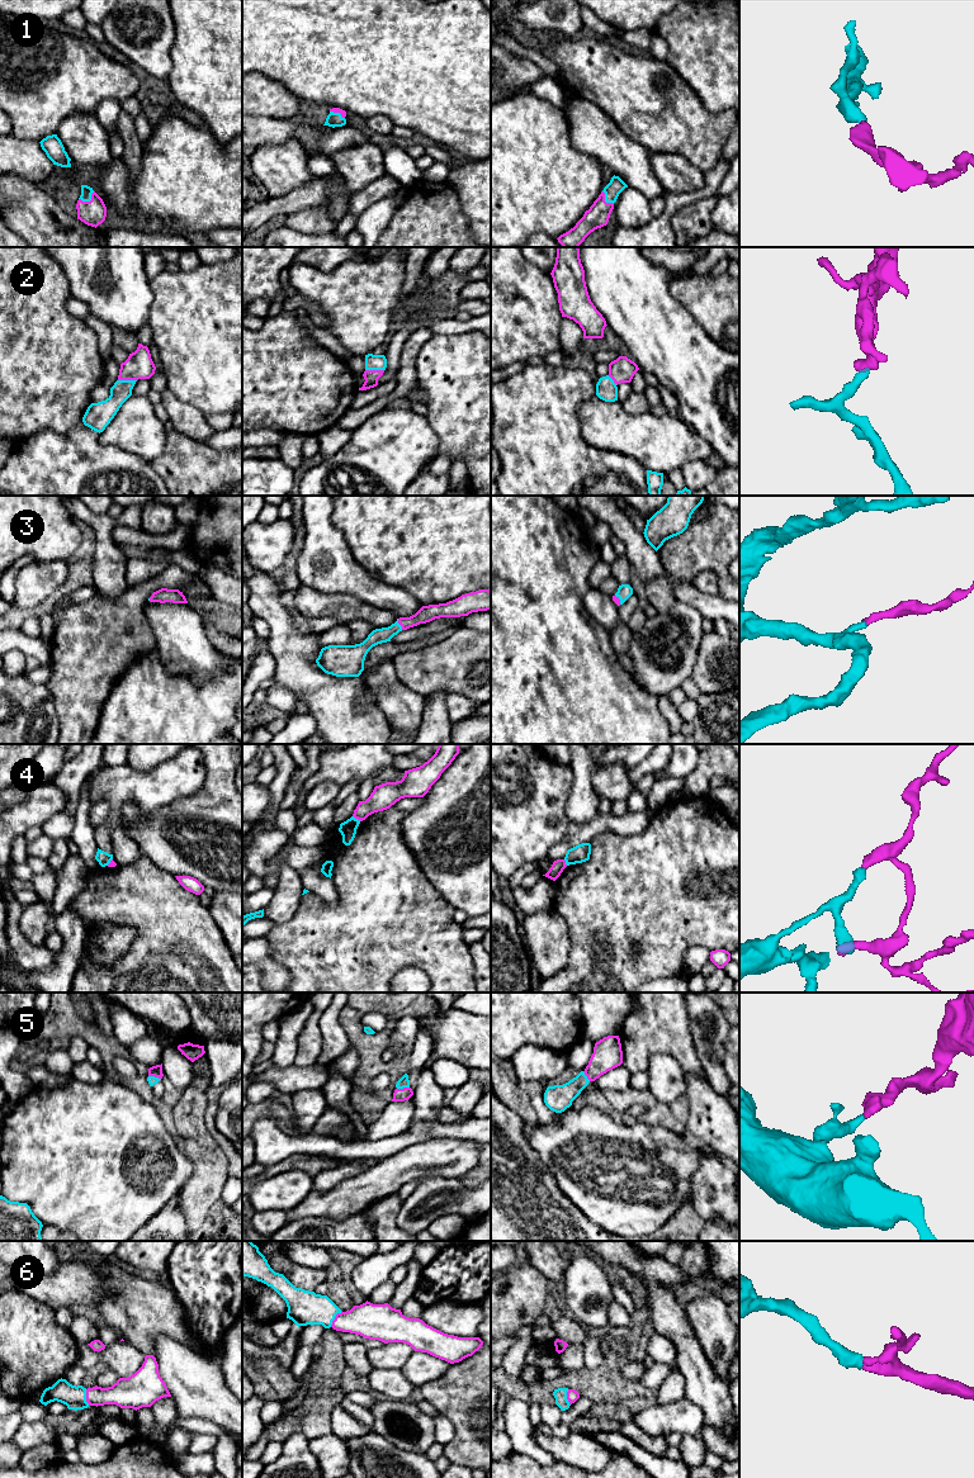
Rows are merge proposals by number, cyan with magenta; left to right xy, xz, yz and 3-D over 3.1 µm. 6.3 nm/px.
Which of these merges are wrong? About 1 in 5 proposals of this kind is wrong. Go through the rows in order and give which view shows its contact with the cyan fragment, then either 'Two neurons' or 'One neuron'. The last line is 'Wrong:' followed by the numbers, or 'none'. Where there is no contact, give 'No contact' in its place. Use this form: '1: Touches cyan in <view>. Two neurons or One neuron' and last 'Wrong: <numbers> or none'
1: Touches cyan in xy. One neuron
2: Touches cyan in xy. One neuron
3: Touches cyan in xz. One neuron
4: Touches cyan in xz. Two neurons
5: Touches cyan in xz. One neuron
6: Touches cyan in xz. One neuron
Wrong: 4

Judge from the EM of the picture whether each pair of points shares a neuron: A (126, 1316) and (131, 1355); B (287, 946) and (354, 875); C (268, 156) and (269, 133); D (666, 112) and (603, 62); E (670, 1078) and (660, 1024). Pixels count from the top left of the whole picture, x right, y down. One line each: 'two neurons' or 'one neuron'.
A: two neurons
B: one neuron
C: two neurons
D: one neuron
E: two neurons

